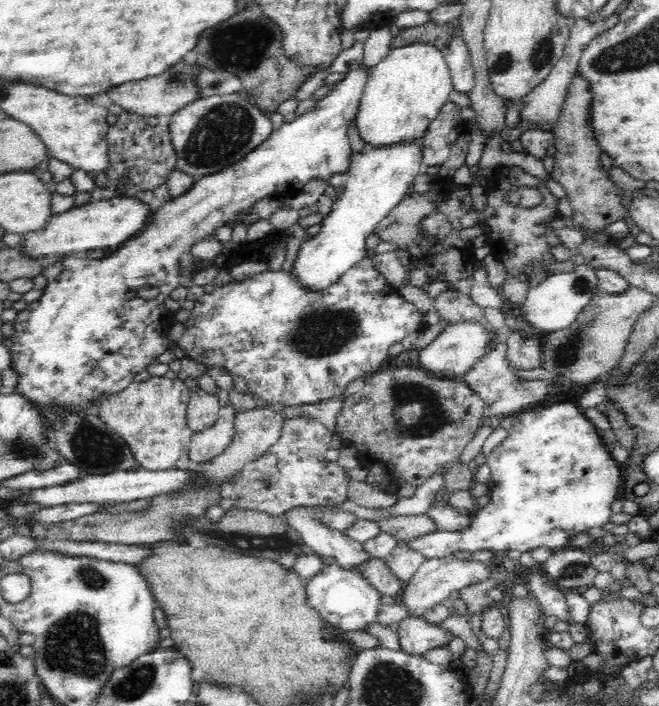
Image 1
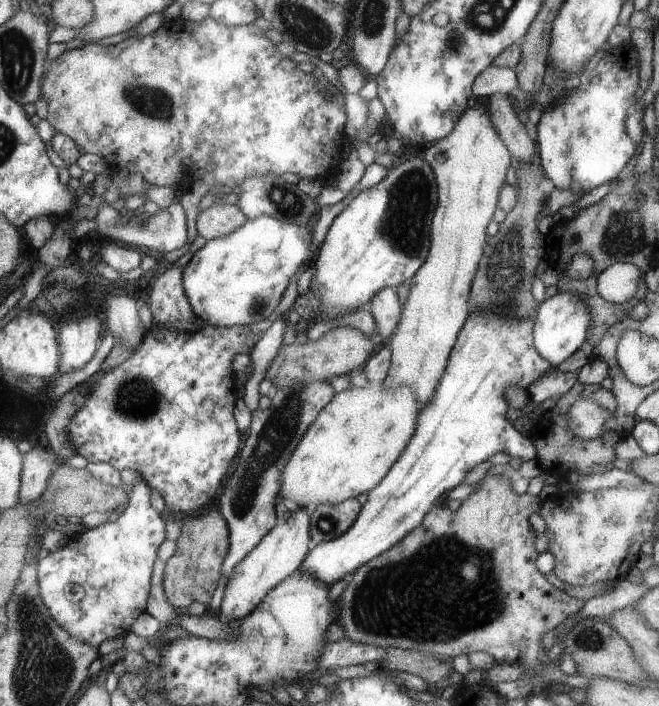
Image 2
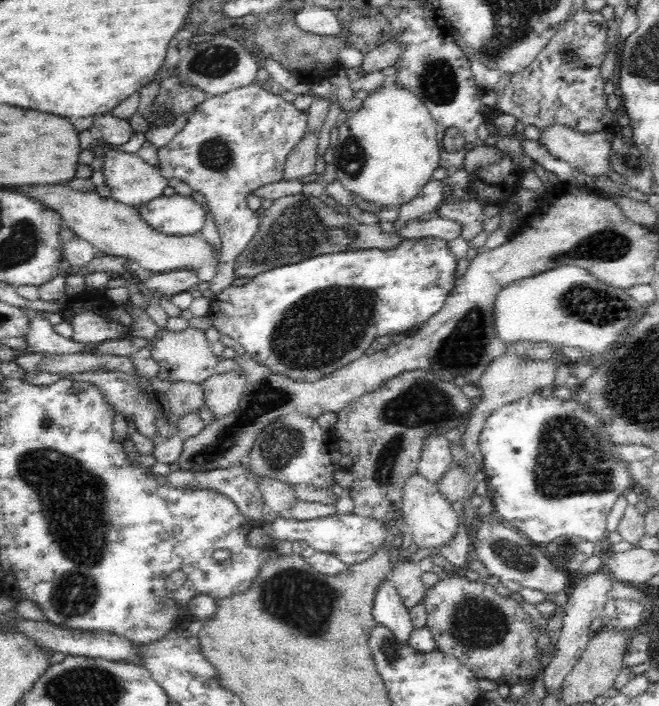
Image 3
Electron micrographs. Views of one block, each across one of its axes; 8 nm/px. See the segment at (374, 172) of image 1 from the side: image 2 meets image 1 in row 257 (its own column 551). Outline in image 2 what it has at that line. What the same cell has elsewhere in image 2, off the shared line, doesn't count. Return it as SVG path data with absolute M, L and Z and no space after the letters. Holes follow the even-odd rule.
M557 292L555 298L549 298L541 304L535 320L537 320L535 348L541 352L541 356L545 356L553 364L553 368L559 368L559 364L563 364L569 356L573 356L583 346L583 342L589 340L589 330L593 326L593 318L587 302L583 302L575 294L561 294L561 292Z

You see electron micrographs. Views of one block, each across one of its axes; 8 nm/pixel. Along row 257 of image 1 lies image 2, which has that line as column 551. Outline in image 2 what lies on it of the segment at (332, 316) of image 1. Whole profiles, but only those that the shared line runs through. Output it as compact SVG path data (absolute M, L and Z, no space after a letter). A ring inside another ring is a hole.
M471 310L471 318L449 358L449 368L445 370L433 400L423 406L421 424L409 450L393 466L389 476L363 498L365 508L361 510L357 524L341 538L313 546L313 552L297 574L317 578L331 588L349 574L355 576L365 564L385 556L411 536L425 522L439 498L463 484L475 466L489 460L499 450L509 452L523 462L539 458L533 438L525 438L515 430L515 416L507 402L507 388L529 388L553 368L553 364L535 348L535 326L537 320L533 318L511 322L509 318L491 312L473 314Z

